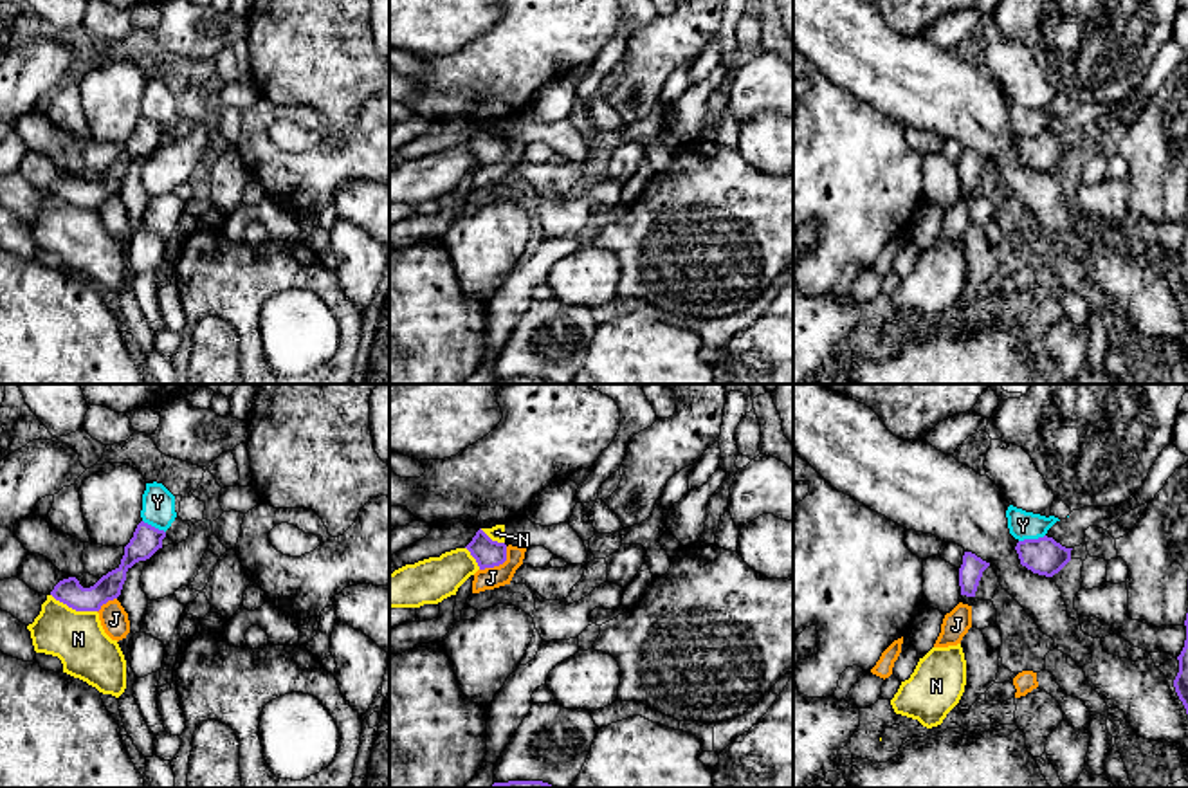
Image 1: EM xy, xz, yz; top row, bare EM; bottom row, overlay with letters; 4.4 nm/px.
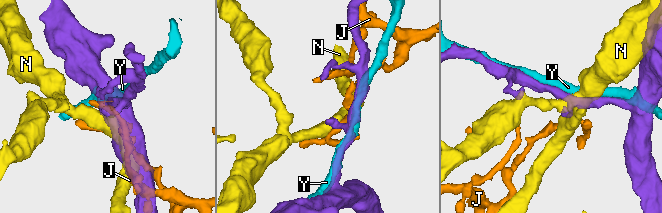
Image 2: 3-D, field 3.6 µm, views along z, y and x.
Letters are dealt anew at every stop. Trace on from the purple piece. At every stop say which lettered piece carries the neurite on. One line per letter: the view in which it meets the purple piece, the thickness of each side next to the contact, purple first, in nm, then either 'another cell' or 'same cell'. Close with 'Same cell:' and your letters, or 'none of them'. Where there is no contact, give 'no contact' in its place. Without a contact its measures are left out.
J: xz | 120/100 nm | another cell
N: xy | 120/240 nm | another cell
Y: yz | 170/130 nm | another cell
Same cell: none of them

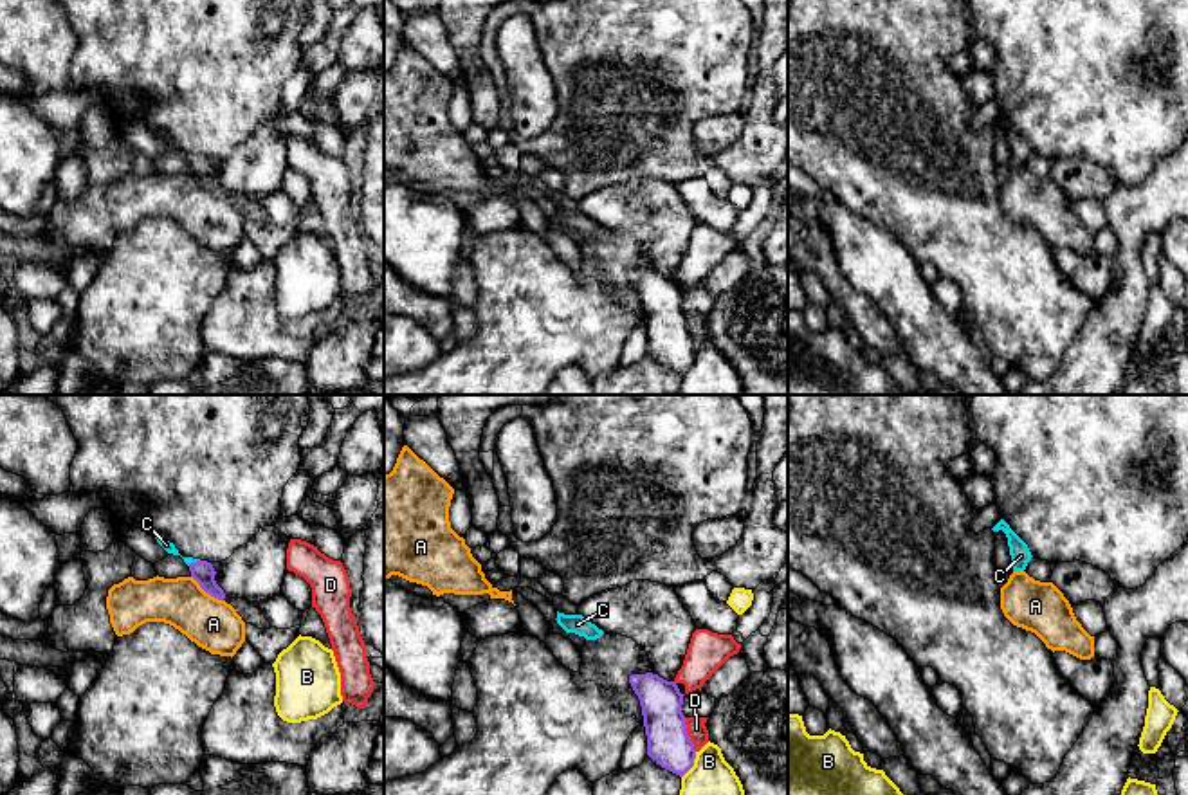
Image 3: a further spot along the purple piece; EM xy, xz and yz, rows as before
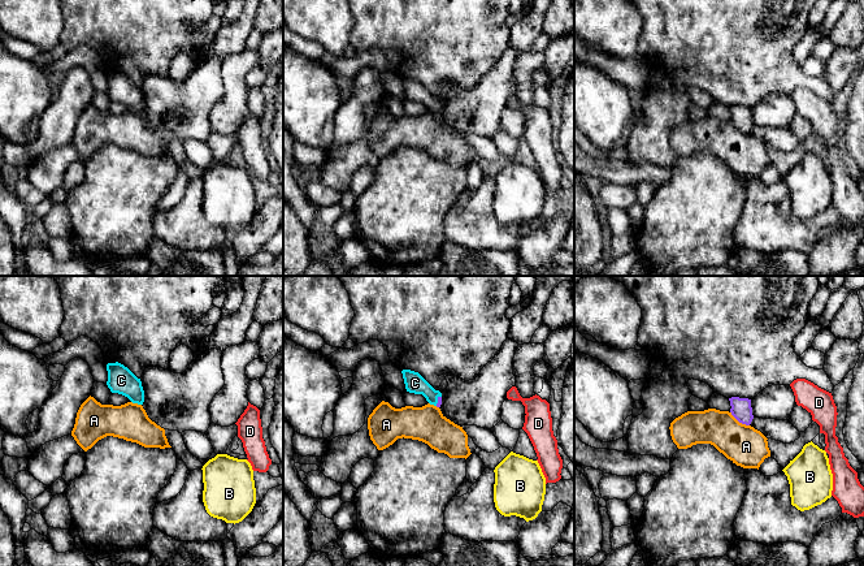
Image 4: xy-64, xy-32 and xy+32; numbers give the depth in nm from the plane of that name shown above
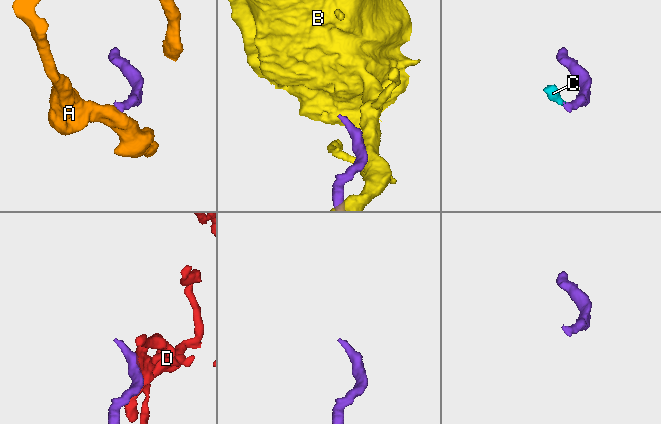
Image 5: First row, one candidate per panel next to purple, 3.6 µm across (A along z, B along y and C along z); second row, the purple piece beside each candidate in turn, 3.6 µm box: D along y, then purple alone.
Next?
A: xy | 100/220 nm | another cell
B: xz | 190/180 nm | another cell
C: xy | 100/50 nm | same cell
D: xz | 190/90 nm | another cell
Same cell: C

